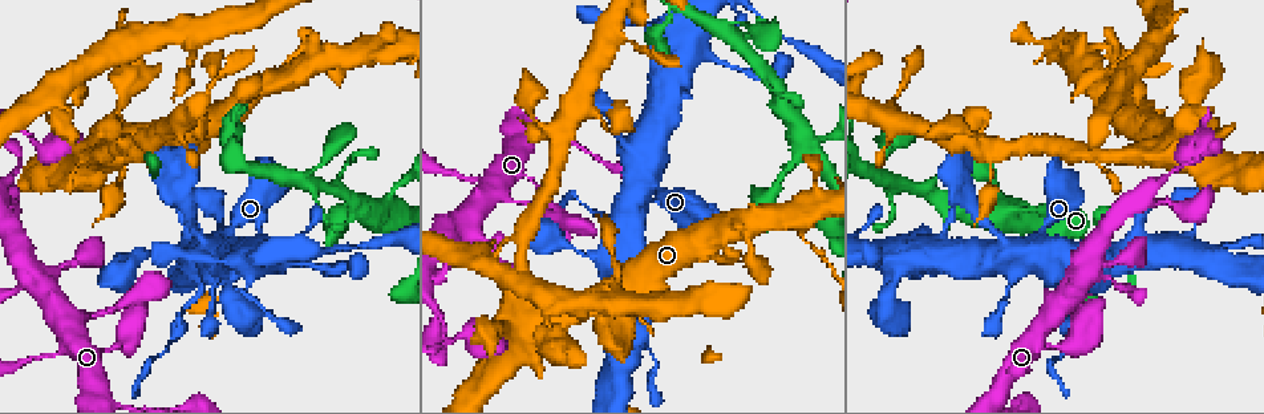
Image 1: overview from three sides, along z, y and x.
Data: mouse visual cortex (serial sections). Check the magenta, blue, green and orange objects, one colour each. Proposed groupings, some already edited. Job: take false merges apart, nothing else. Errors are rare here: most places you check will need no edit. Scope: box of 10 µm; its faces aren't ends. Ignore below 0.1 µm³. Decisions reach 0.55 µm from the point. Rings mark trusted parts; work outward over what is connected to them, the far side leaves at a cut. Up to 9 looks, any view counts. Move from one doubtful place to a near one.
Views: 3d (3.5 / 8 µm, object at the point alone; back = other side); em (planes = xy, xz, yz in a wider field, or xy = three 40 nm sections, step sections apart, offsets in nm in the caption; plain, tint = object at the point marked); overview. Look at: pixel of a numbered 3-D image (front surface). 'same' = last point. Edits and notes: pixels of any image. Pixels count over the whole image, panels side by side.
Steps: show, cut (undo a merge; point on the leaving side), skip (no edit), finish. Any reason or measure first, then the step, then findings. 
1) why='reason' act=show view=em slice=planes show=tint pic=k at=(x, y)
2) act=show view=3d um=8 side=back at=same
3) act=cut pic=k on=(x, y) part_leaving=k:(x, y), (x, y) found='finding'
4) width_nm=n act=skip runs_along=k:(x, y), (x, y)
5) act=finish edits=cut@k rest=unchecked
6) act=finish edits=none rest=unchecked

why='a narrow waist' act=show view=3d um=3.5 pic=1 at=(991, 225)

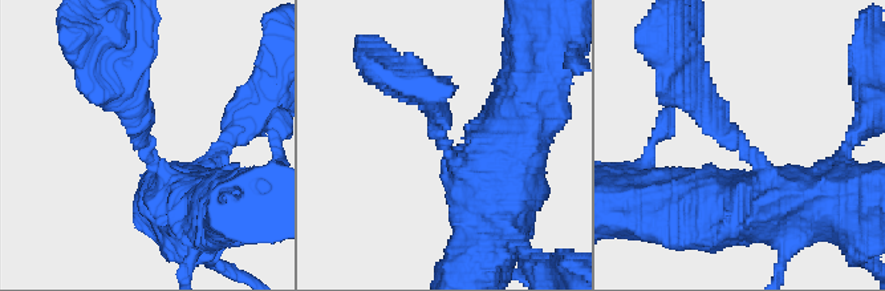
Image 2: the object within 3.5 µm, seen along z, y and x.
arm_widths_nm=300,500 why='shape alone is not enough' act=show view=em slice=xy step=3 show=tint pic=2 at=(739, 140)

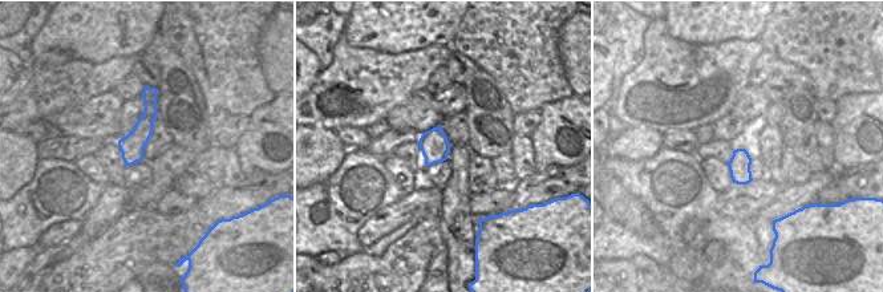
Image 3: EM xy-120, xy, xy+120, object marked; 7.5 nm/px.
act=skip found='continuous, no second cell'

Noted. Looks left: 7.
why='four-way junction' act=show view=3d um=3.5 pic=1 at=(504, 193)

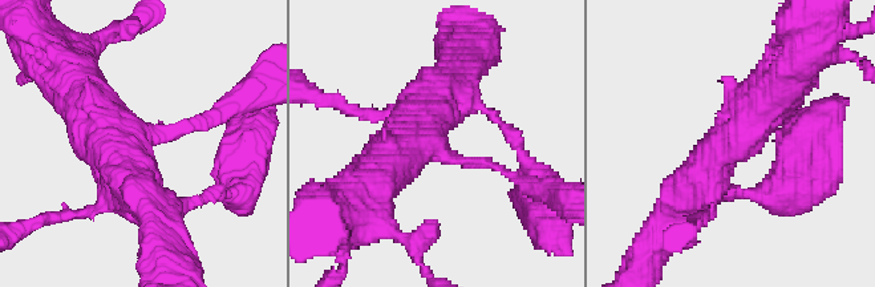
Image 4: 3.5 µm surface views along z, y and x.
arms=4 act=skip runs_along=4:(677, 215), (681, 202), (770, 84) found='all the same cell'

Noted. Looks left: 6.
why='narrows sharply' act=show view=3d um=8 pic=1 at=(802, 150)

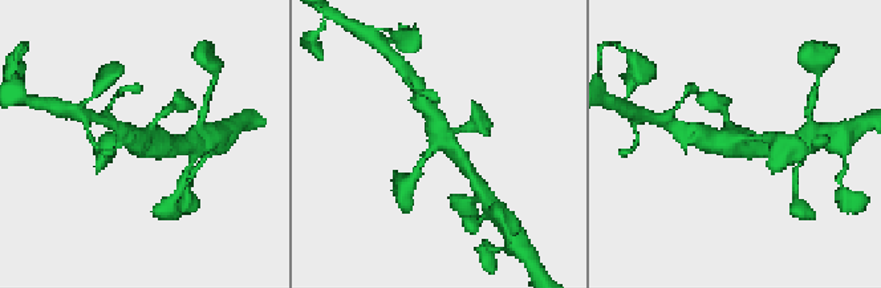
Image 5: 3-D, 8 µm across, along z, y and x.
act=show view=3d um=3.5 at=same

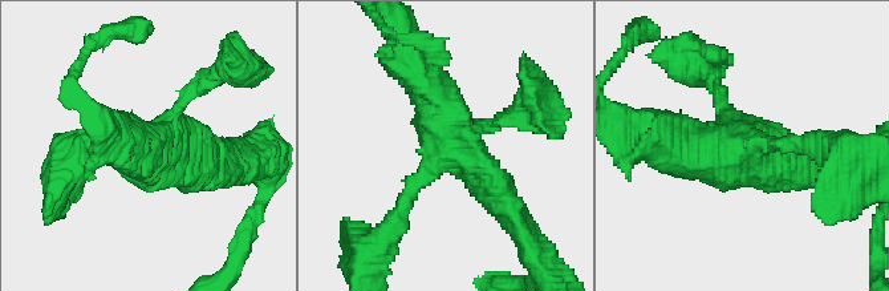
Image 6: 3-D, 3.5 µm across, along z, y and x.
arms=4 arm_widths_nm=200,200,450,500 act=show view=em slice=xy step=1 show=tint pic=6 at=(446, 151)

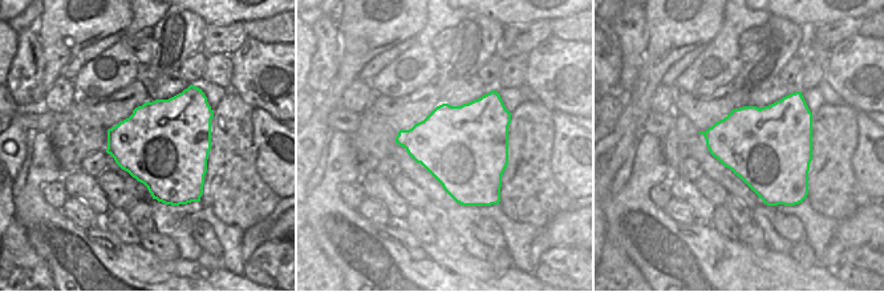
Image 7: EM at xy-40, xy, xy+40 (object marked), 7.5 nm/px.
act=skip runs_along=6:(394, 218), (446, 150), (418, 72) found='one cell here'

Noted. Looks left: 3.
why='three-way junction' act=show view=3d um=3.5 side=back pic=1 at=(802, 228)

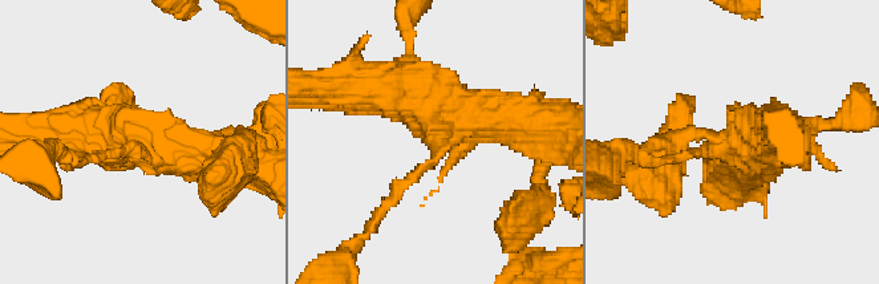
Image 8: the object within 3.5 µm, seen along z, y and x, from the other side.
act=show view=em slice=xy step=2 show=tint pic=8 at=(734, 143)

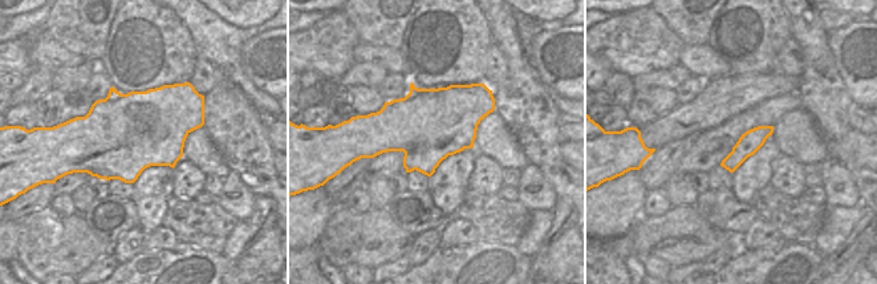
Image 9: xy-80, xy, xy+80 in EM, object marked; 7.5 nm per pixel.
act=skip found='all the same cell'

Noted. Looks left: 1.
act=finish edits=none rest=unchecked

